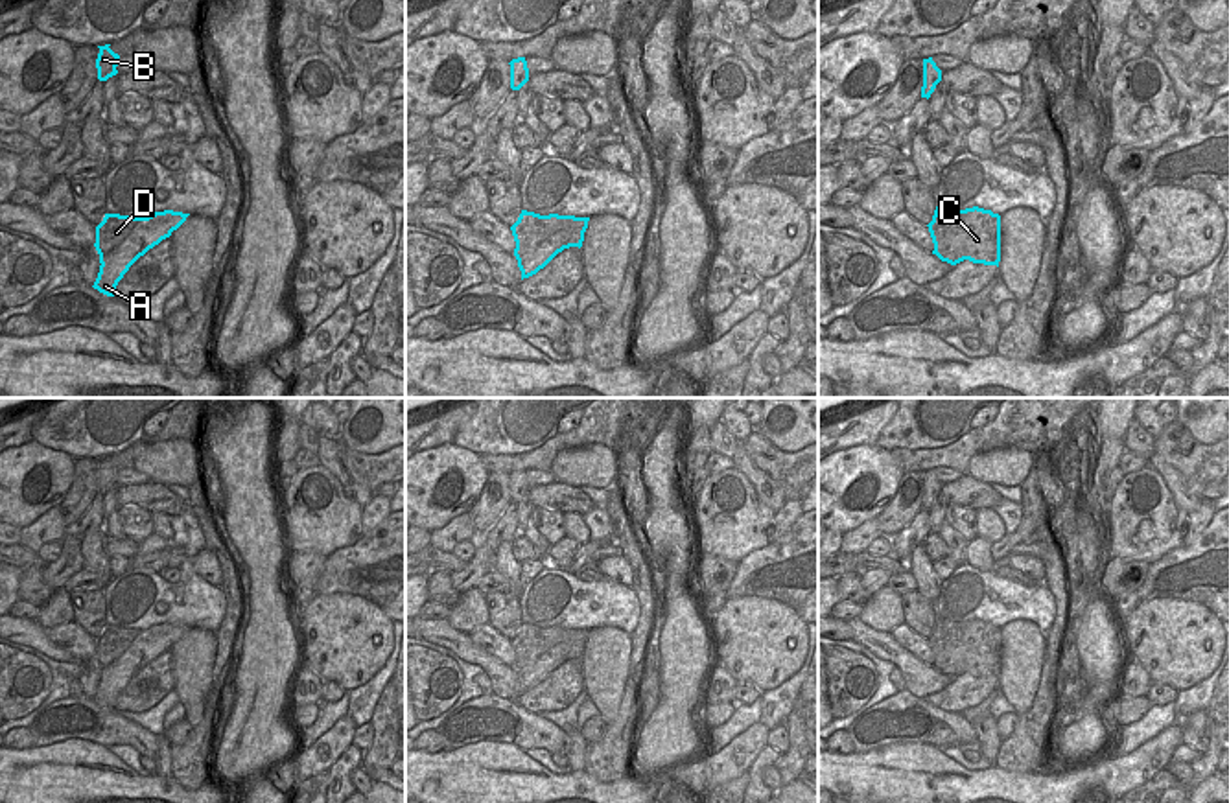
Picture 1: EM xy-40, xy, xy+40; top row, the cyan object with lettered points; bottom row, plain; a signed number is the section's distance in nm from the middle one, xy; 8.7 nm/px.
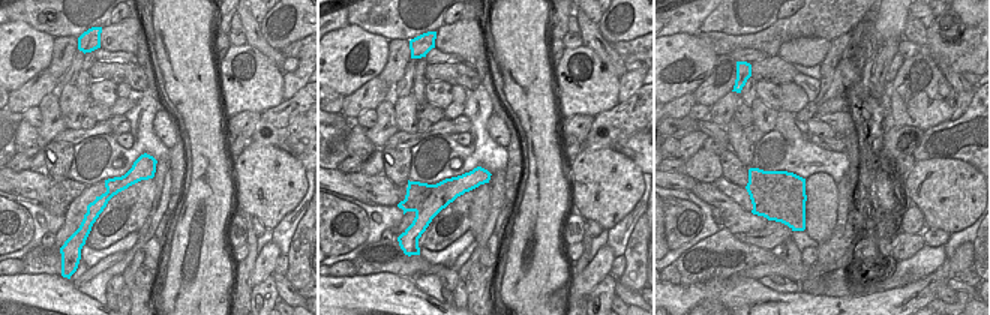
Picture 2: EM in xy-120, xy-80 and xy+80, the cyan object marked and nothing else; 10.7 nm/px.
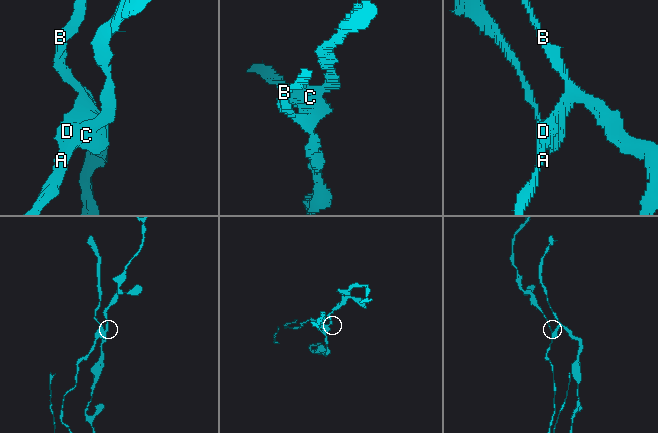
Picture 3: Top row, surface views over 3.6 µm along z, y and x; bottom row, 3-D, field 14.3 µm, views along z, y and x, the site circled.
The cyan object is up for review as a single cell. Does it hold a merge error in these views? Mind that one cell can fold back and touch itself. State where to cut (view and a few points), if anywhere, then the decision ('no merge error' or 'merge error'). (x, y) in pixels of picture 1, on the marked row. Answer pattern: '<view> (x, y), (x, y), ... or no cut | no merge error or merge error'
xy (573, 216), (533, 251), (516, 256) | merge error

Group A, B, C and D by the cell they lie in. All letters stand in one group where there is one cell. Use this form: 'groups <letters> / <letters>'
groups A / B C D

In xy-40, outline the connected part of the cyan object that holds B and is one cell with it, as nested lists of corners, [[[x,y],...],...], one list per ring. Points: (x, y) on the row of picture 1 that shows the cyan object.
[[[111,44],[98,46],[99,53],[96,59],[96,68],[98,68],[98,79],[99,81],[107,81],[109,77],[118,74],[116,66],[118,66],[120,55],[114,53],[109,46]]]

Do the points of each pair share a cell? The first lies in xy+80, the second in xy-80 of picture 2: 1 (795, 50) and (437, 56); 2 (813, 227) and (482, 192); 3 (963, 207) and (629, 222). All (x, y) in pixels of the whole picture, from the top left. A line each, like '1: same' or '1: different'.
1: different
2: same
3: different

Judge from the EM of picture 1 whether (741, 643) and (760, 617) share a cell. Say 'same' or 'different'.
same

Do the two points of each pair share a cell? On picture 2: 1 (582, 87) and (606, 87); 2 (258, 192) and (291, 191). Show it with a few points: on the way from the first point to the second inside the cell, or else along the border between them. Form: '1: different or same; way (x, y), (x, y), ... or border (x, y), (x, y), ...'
1: same; way (588, 87), (600, 87)
2: same; way (266, 191), (284, 191)

